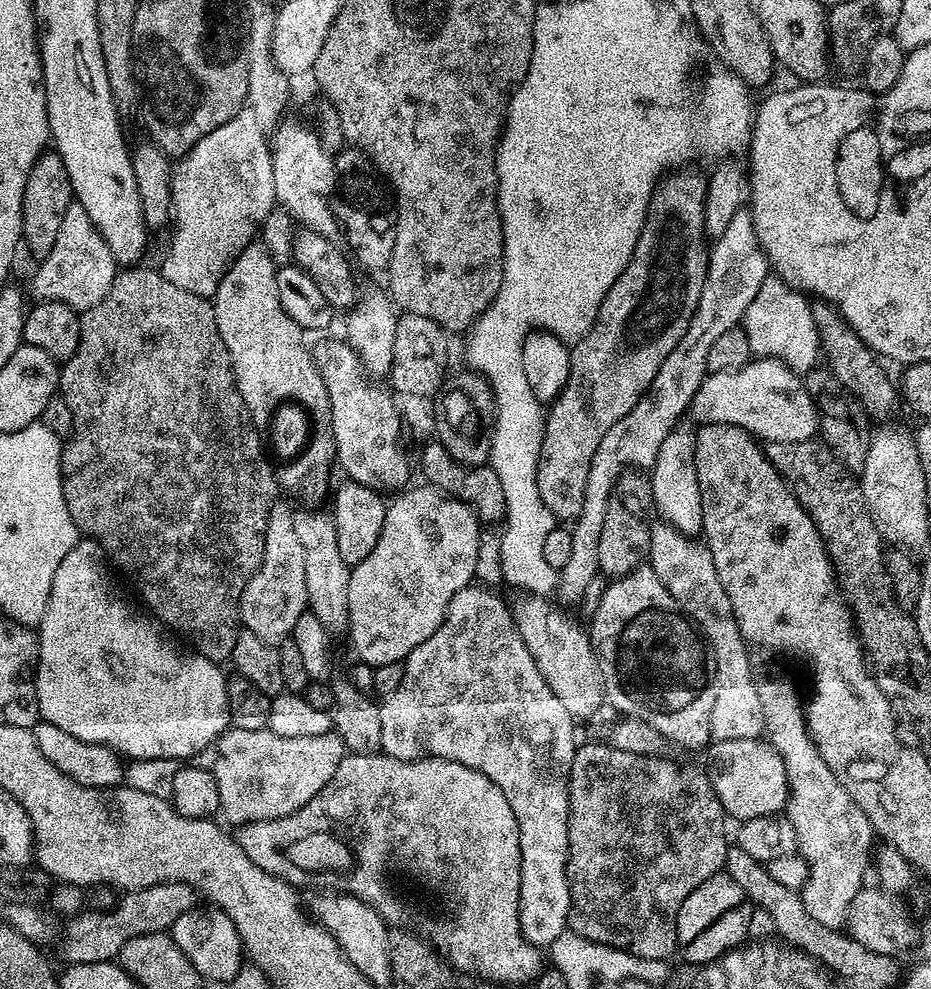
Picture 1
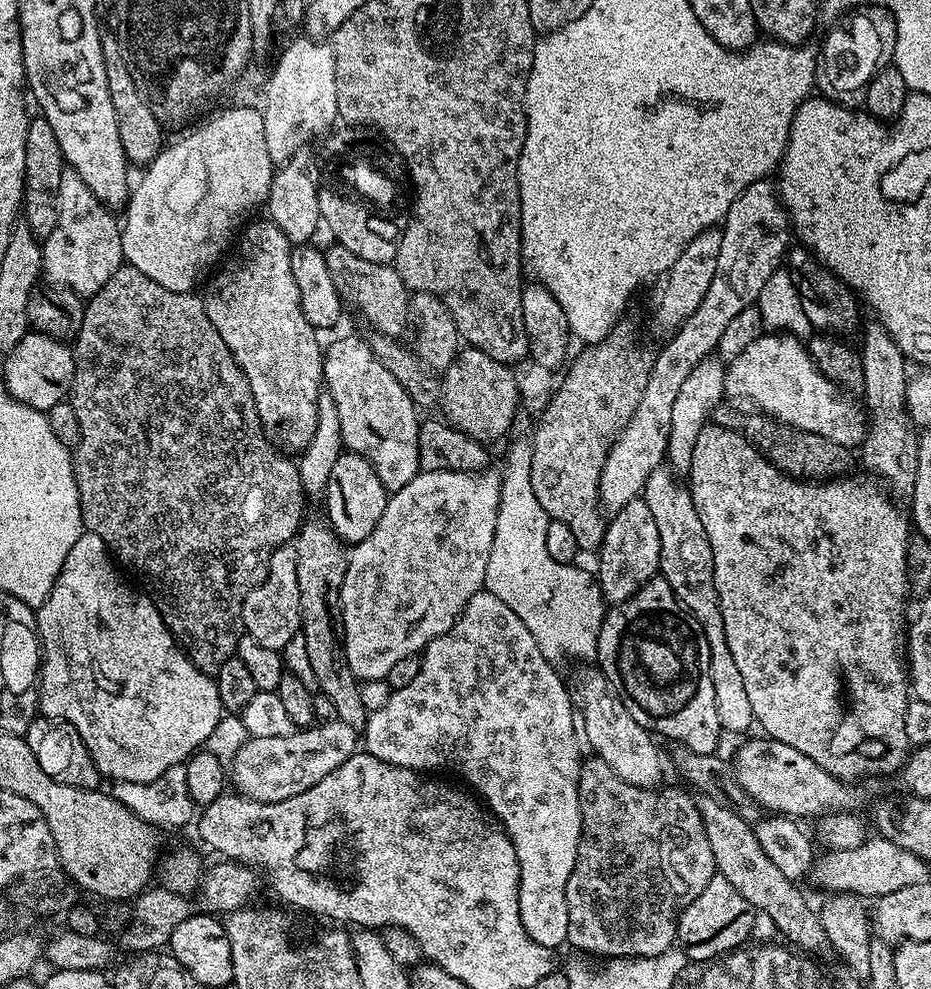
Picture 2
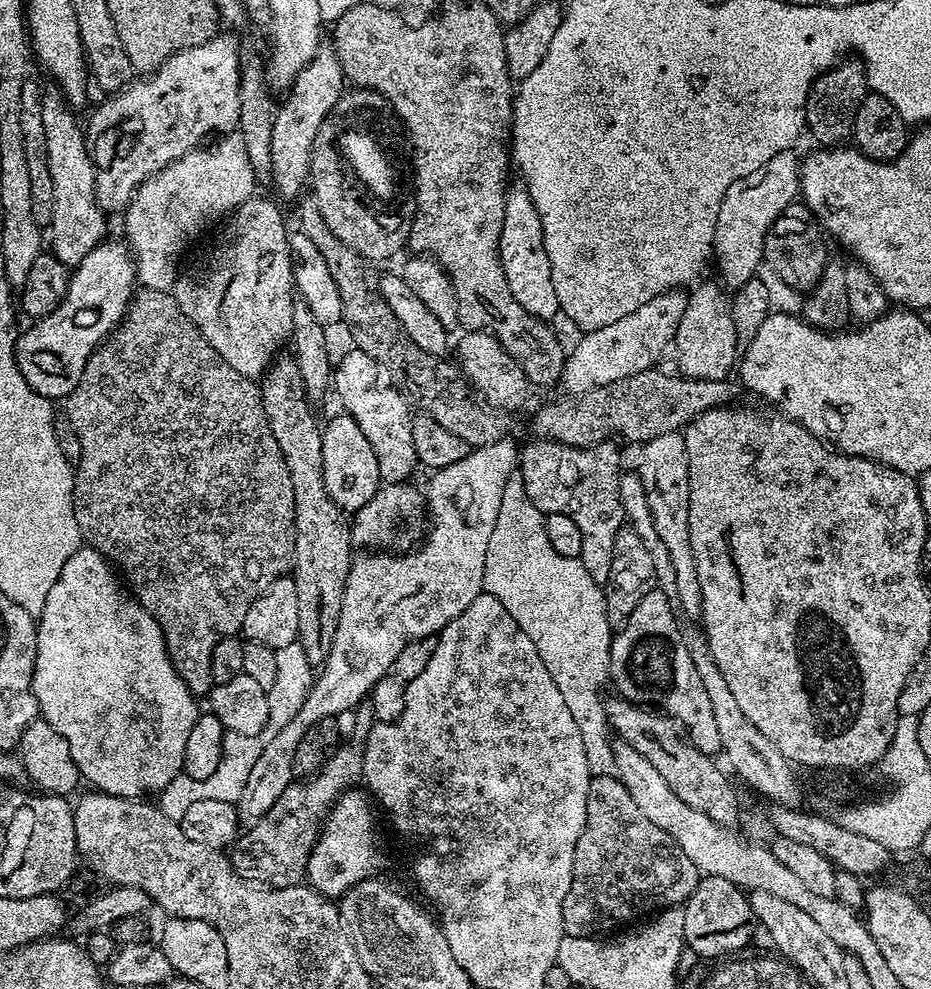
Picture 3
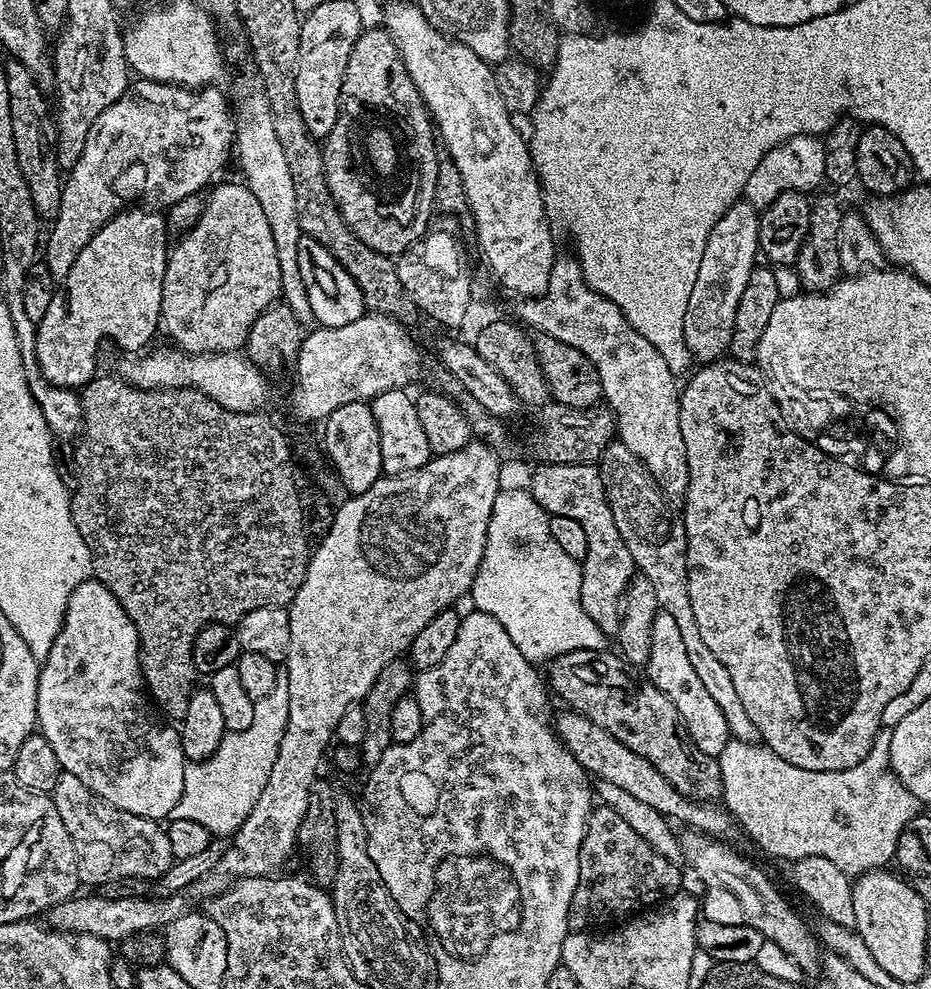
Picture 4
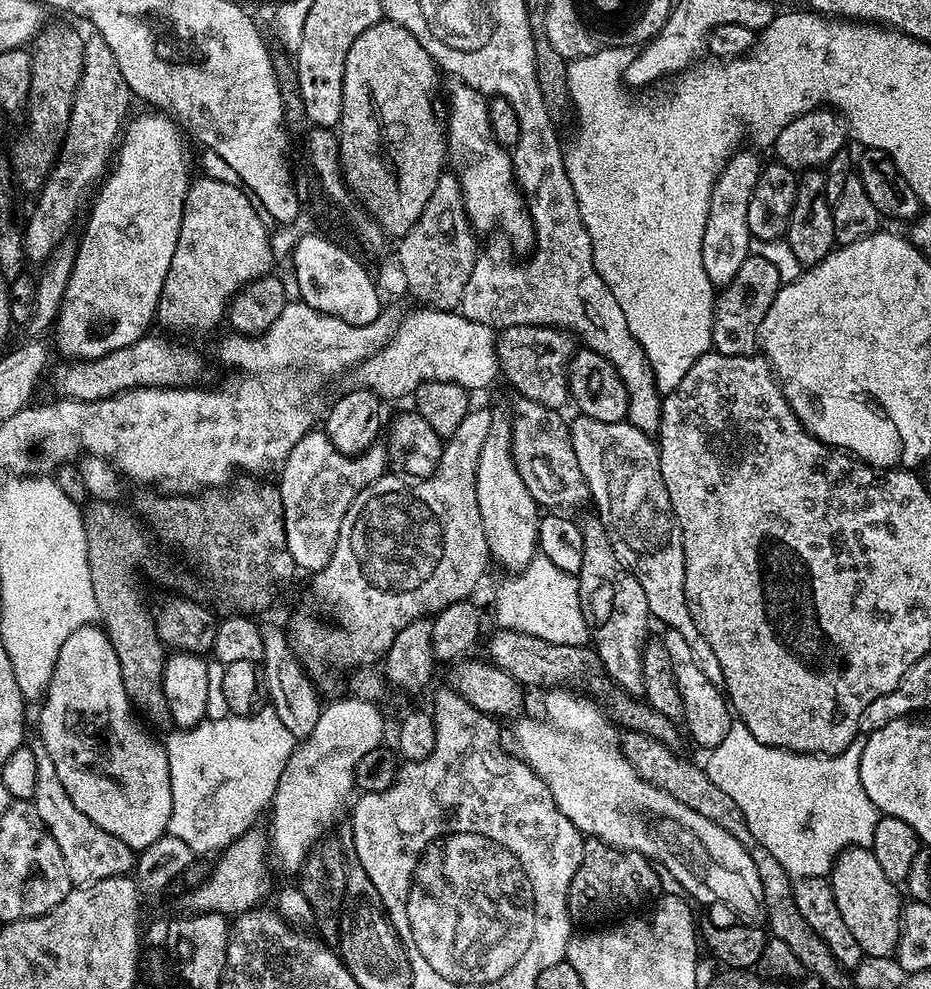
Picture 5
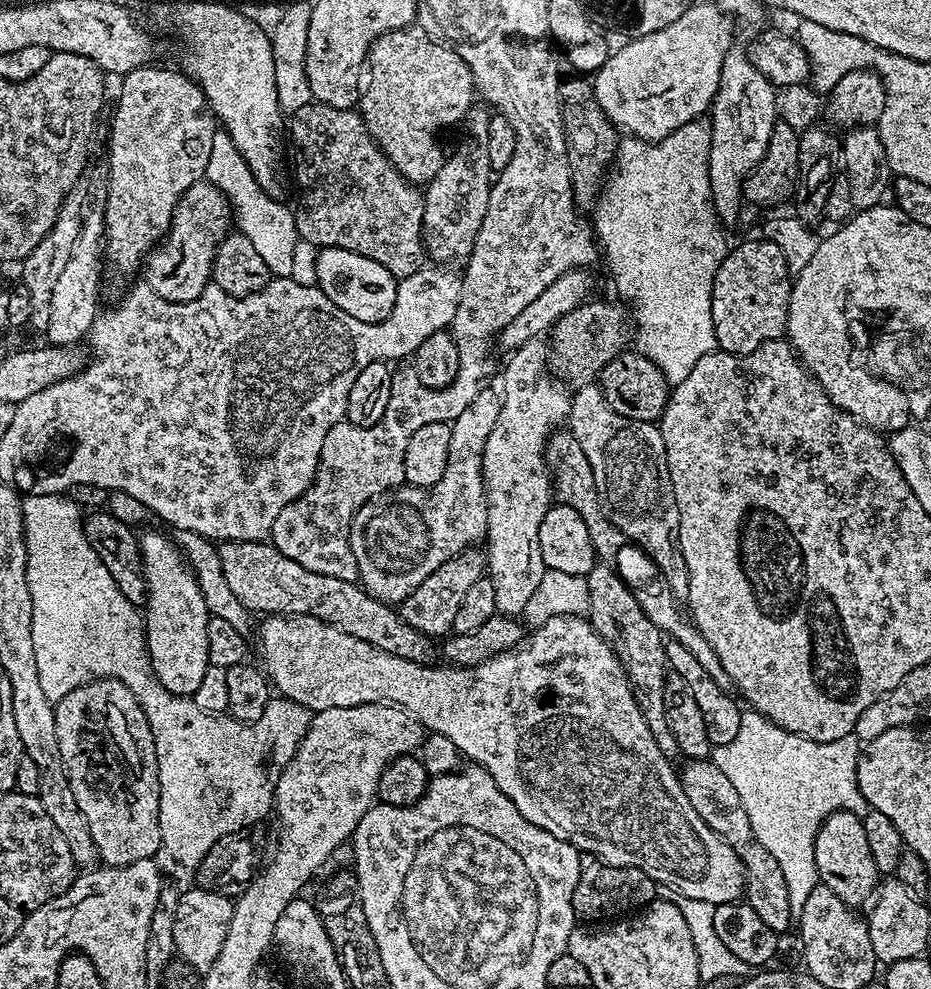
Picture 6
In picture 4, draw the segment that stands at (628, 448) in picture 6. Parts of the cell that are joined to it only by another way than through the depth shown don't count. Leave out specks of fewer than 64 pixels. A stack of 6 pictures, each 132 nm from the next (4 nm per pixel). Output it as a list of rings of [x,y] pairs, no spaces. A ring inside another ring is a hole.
[[[609,444],[607,450],[600,455],[598,467],[610,502],[610,514],[614,514],[614,522],[618,525],[618,534],[622,534],[622,542],[626,542],[626,550],[630,550],[630,558],[636,564],[639,575],[650,578],[650,586],[654,586],[654,594],[658,594],[661,612],[673,616],[678,631],[682,633],[682,642],[686,646],[686,654],[690,654],[694,671],[702,681],[702,686],[706,686],[708,693],[714,697],[714,702],[718,702],[718,707],[722,709],[729,733],[738,740],[759,741],[758,726],[750,722],[750,714],[746,714],[742,707],[738,690],[734,687],[726,666],[718,662],[710,646],[706,646],[702,634],[698,634],[698,622],[694,622],[694,609],[690,607],[683,519],[677,513],[676,516],[672,513],[673,505],[656,479],[648,473],[648,467],[634,454],[630,454],[624,444]]]

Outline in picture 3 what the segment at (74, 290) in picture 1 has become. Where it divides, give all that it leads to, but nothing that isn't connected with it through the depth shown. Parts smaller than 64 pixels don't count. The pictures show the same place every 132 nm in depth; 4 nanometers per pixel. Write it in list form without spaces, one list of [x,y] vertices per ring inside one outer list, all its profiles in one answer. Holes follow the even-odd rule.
[[[59,91],[44,92],[41,99],[41,118],[46,134],[46,158],[49,162],[50,176],[53,182],[53,220],[50,227],[52,233],[51,255],[56,256],[62,264],[75,266],[80,264],[92,250],[105,243],[109,235],[108,224],[104,221],[105,209],[101,208],[96,197],[96,163],[92,161],[89,141],[85,129],[80,128],[76,116],[67,100]]]

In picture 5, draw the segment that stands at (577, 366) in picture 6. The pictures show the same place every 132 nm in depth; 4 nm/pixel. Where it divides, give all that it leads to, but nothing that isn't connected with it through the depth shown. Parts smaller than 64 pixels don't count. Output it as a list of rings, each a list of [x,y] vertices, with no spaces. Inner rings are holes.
[[[507,325],[496,337],[500,376],[512,383],[513,393],[530,398],[530,402],[538,402],[547,408],[563,409],[563,404],[567,405],[570,400],[568,366],[574,355],[572,340],[569,333],[550,326]]]

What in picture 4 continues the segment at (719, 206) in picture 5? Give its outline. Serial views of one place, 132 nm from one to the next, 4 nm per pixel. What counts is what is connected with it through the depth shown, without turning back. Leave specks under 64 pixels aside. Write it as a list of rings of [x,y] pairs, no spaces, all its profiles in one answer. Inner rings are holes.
[[[741,198],[735,204],[728,206],[726,214],[722,214],[714,230],[710,230],[710,234],[706,236],[706,250],[702,250],[702,266],[698,266],[698,278],[694,281],[694,290],[690,290],[690,302],[686,306],[686,322],[684,323],[686,344],[697,361],[719,360],[731,349],[734,314],[738,314],[738,302],[742,302],[742,290],[746,290],[746,282],[750,279],[752,269],[758,264],[759,229],[760,212],[747,200]]]

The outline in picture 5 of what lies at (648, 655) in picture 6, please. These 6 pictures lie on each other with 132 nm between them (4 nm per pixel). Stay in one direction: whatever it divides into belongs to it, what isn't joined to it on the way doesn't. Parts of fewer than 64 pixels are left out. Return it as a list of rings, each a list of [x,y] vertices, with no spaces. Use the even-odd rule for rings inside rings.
[[[591,515],[579,521],[584,543],[582,566],[578,573],[580,609],[588,623],[590,644],[604,668],[604,675],[626,694],[640,698],[644,695],[640,654],[650,636],[646,594],[642,594],[642,586],[614,554],[614,546],[610,546],[610,538],[599,515]]]

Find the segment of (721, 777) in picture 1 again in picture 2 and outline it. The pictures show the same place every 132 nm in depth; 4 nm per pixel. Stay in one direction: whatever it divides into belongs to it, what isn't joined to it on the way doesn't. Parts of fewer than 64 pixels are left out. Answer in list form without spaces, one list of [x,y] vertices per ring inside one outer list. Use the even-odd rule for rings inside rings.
[[[767,738],[748,740],[736,752],[734,767],[736,777],[750,794],[760,803],[761,809],[772,814],[805,818],[804,816],[821,817],[823,814],[852,814],[864,804],[864,796],[855,792],[837,776],[831,776],[814,758],[806,758],[806,754],[794,750],[794,746],[786,746],[786,742],[778,742]]]

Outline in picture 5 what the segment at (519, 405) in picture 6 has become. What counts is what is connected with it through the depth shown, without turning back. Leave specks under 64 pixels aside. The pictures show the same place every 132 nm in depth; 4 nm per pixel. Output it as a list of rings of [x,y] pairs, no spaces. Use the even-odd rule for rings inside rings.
[[[507,407],[491,409],[490,430],[486,430],[486,443],[482,454],[478,454],[476,471],[476,493],[478,514],[482,514],[482,530],[486,534],[488,555],[505,568],[505,573],[519,574],[537,555],[538,530],[541,509],[530,494],[526,482],[518,474],[512,460],[512,421]]]

